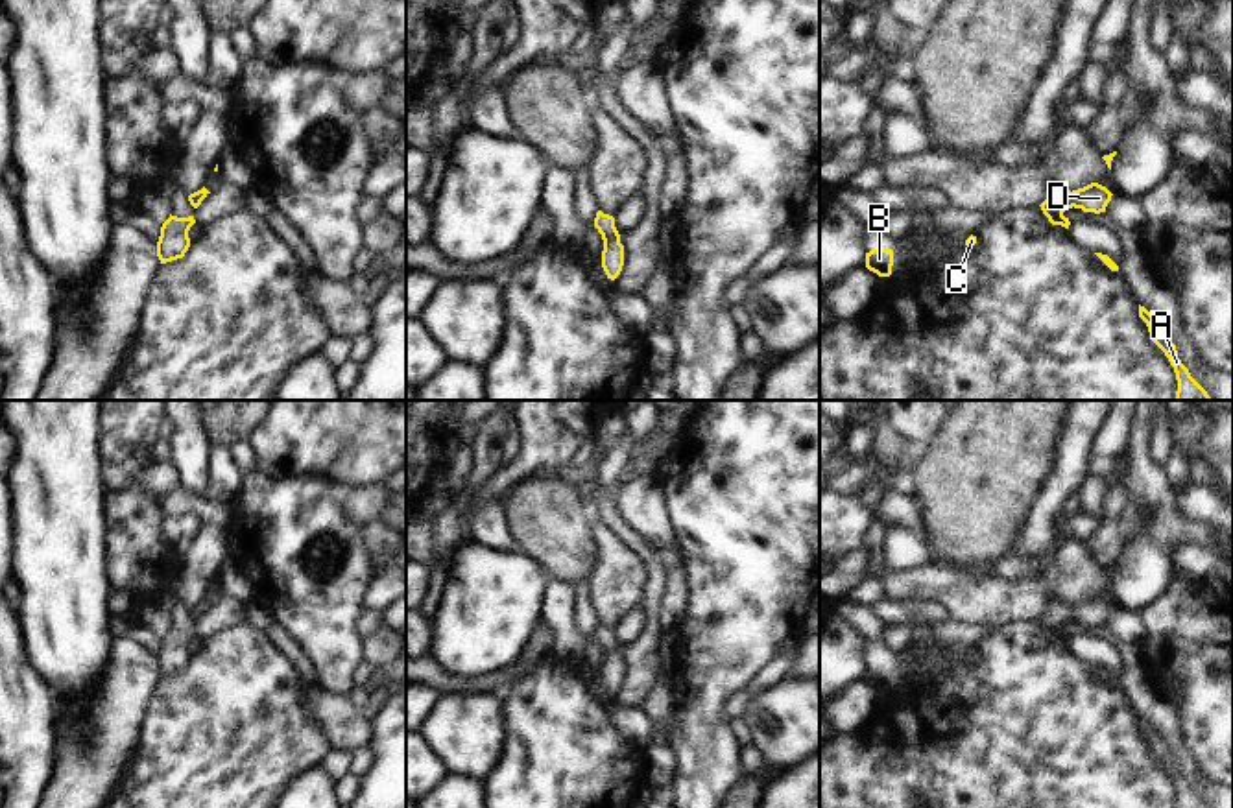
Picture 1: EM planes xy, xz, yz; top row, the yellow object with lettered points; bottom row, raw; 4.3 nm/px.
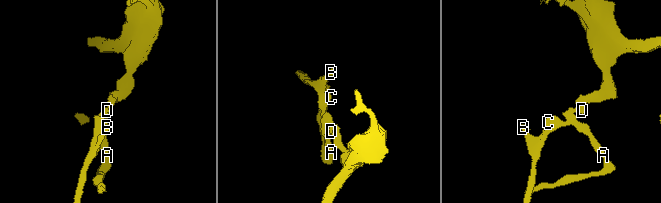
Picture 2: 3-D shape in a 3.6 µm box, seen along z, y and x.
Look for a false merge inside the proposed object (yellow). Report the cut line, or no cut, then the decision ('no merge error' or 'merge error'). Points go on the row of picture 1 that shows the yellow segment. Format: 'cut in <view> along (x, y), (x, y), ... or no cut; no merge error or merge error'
no cut; no merge error

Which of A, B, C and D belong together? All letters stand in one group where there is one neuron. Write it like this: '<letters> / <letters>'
A B C D

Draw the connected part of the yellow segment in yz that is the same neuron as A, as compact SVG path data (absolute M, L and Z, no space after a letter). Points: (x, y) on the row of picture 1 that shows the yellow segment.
M1141 304L1139 317L1146 323L1152 341L1165 352L1170 365L1174 367L1178 380L1176 400L1213 400L1178 358L1176 345L1172 343L1165 327Z

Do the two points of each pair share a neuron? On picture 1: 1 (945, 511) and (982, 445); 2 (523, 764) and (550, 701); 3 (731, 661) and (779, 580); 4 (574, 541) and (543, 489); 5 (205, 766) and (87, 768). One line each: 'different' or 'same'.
1: same
2: same
3: same
4: same
5: different

